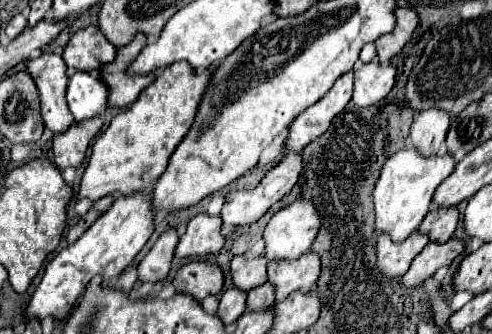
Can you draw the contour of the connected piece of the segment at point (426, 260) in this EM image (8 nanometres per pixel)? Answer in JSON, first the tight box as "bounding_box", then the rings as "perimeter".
{"bounding_box":[402,239,464,289],"perimeter":[[[450,239],[442,245],[438,243],[428,243],[412,261],[408,273],[402,277],[402,285],[406,289],[416,289],[422,285],[428,277],[432,277],[440,267],[450,265],[460,253],[464,251],[464,243]]]}

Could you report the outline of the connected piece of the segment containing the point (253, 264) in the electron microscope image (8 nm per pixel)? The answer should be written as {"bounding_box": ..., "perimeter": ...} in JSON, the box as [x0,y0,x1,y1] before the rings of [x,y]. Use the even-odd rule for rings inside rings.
{"bounding_box":[230,255,266,291],"perimeter":[[[238,255],[232,259],[230,275],[232,275],[234,287],[242,291],[250,291],[258,285],[264,285],[266,283],[266,259],[256,257],[252,261],[244,261],[244,257]]]}

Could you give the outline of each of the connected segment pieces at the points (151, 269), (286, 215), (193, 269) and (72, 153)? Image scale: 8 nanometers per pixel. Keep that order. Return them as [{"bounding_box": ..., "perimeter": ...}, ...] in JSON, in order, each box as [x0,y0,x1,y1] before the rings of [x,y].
[{"bounding_box":[138,229,178,283],"perimeter":[[[174,229],[162,233],[162,237],[154,243],[154,247],[148,251],[148,255],[140,261],[138,279],[142,283],[158,283],[158,281],[166,279],[176,245],[178,245],[178,235]]]},{"bounding_box":[264,203,320,261],"perimeter":[[[290,203],[288,207],[274,213],[264,229],[264,257],[268,261],[284,261],[306,255],[318,233],[318,227],[320,217],[312,203]]]},{"bounding_box":[172,261,224,303],"perimeter":[[[192,261],[178,269],[172,283],[176,287],[176,293],[190,295],[200,303],[204,297],[220,293],[224,285],[224,275],[218,265]]]},{"bounding_box":[52,117,102,171],"perimeter":[[[92,117],[92,119],[76,121],[70,125],[66,133],[56,135],[52,151],[54,151],[54,163],[58,165],[58,169],[60,171],[66,167],[78,169],[86,157],[88,145],[100,133],[100,129],[102,129],[102,119]]]}]

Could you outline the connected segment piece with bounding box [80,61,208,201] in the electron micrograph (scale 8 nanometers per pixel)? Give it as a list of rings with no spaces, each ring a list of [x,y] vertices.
[[[186,61],[162,69],[158,79],[140,93],[136,103],[116,115],[92,145],[92,155],[80,183],[80,197],[98,201],[104,195],[132,195],[134,191],[150,189],[164,173],[178,143],[190,131],[208,89],[206,85],[206,71],[194,73]]]

